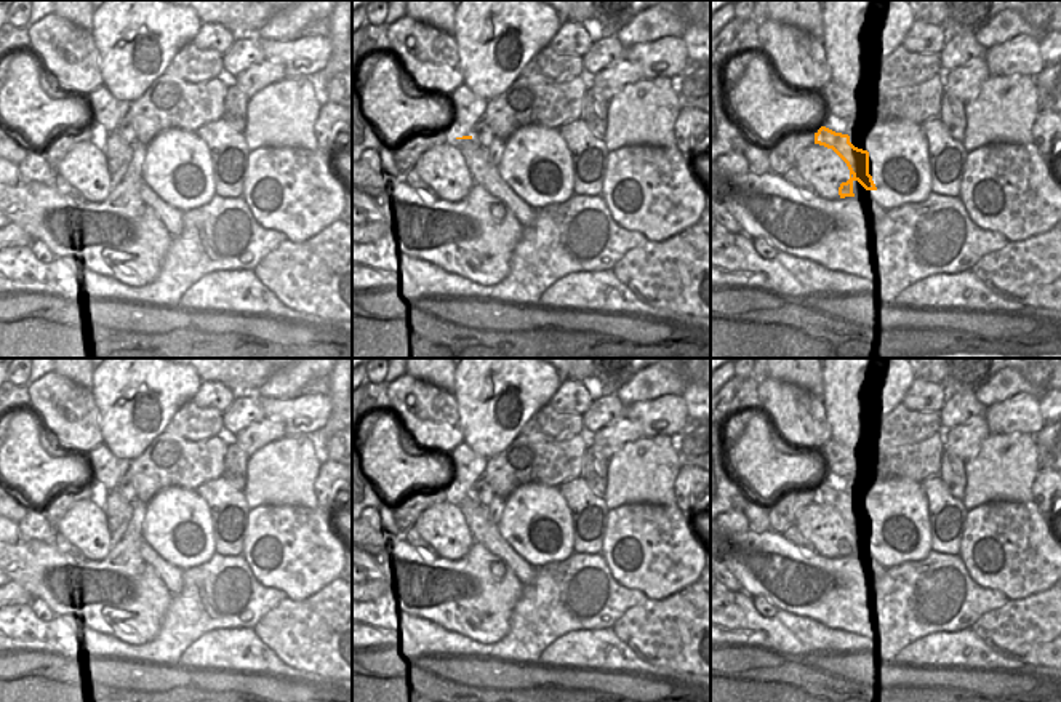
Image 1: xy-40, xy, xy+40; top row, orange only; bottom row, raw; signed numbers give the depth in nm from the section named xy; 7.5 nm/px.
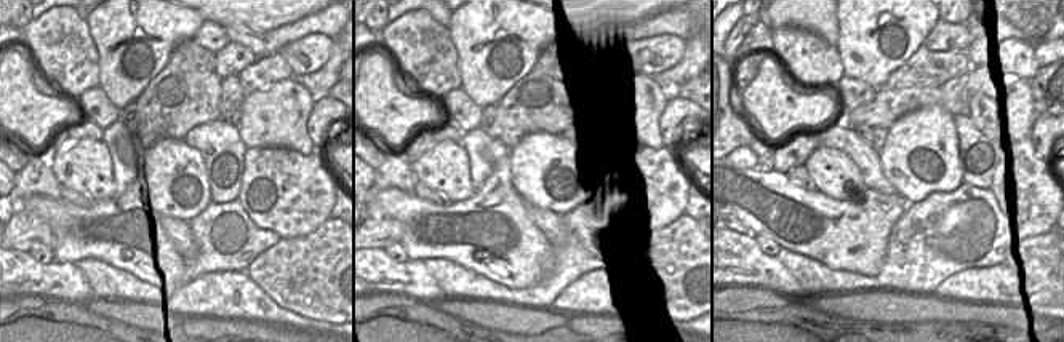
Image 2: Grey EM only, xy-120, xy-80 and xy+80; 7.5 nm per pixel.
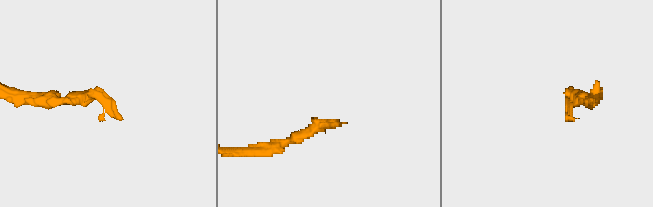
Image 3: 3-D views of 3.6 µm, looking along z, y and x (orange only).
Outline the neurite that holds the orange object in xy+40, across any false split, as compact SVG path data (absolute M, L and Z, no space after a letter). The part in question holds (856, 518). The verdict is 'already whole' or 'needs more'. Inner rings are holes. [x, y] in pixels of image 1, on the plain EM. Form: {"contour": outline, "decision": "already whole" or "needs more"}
{"contour": "M821 485L815 491L815 502L832 507L848 525L850 537L839 545L840 556L863 555L866 561L885 561L882 550L869 532L869 510L855 505L848 493Z", "decision": "needs more"}

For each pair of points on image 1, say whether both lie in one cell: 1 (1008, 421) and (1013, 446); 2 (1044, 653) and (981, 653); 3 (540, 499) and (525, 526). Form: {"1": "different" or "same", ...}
{"1": "different", "2": "different", "3": "same"}

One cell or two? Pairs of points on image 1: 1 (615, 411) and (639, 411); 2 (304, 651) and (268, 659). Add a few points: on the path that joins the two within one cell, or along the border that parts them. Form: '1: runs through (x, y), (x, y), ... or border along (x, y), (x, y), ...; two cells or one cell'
1: border along (626, 406), (623, 416); two cells
2: border along (255, 627), (255, 634), (284, 662), (312, 672); two cells

